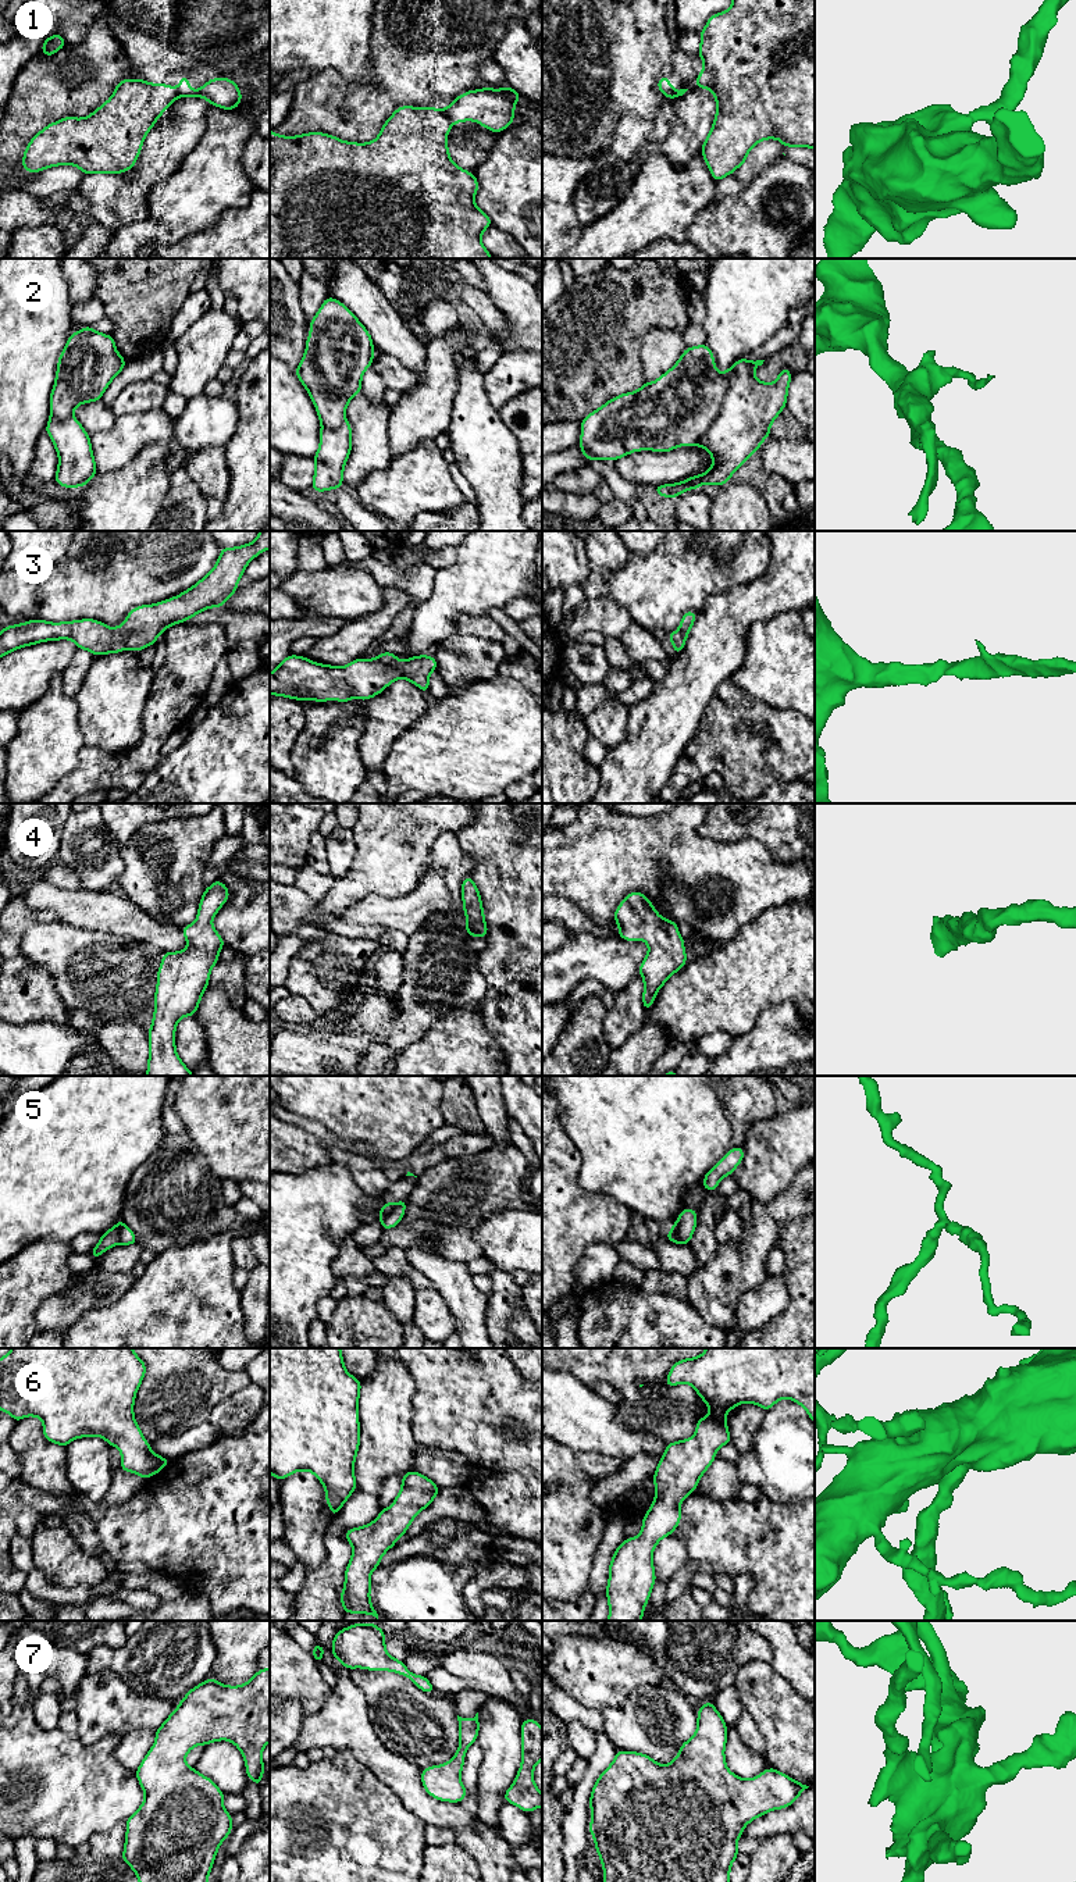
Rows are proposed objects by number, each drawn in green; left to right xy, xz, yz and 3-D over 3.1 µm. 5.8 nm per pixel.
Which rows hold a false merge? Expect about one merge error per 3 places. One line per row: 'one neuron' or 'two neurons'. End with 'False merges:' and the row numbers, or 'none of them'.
1: two neurons
2: two neurons
3: one neuron
4: one neuron
5: two neurons
6: one neuron
7: one neuron
False merges: 1, 2, 5

